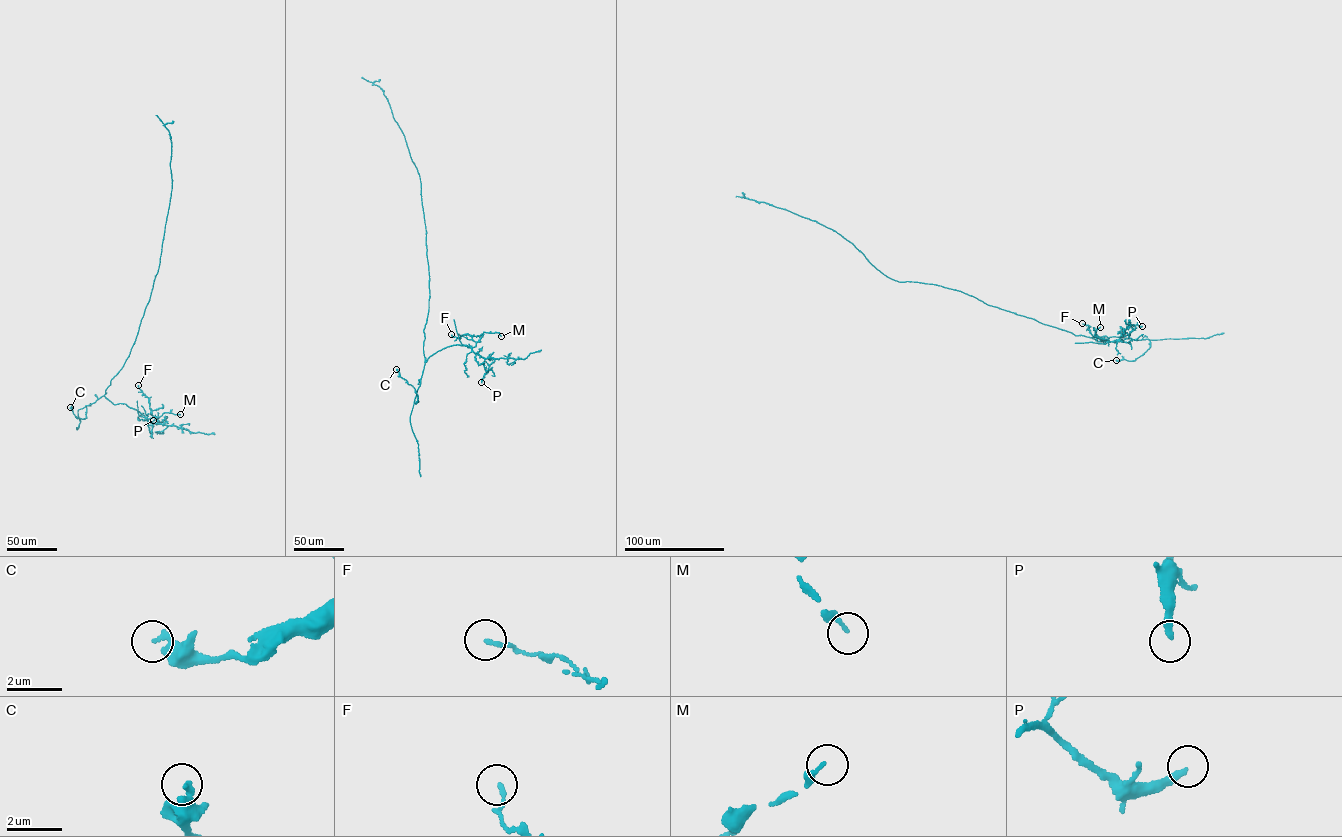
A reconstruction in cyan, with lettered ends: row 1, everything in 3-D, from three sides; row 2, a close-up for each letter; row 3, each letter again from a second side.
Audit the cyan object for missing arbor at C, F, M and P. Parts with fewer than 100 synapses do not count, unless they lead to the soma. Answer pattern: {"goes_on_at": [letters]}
{"goes_on_at": []}

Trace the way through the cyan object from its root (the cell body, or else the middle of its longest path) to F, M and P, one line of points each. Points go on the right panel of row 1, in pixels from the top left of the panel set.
F: (976, 298), (1075, 335), (1107, 336), (1104, 343), (1101, 341), (1109, 341), (1093, 336), (1089, 326), (1082, 323)
M: (976, 298), (1076, 335), (1107, 336), (1104, 343), (1100, 340), (1109, 341), (1094, 335), (1100, 327)
P: (976, 298), (1076, 335), (1107, 336), (1104, 343), (1100, 340), (1115, 341), (1127, 335), (1136, 325), (1142, 326)

